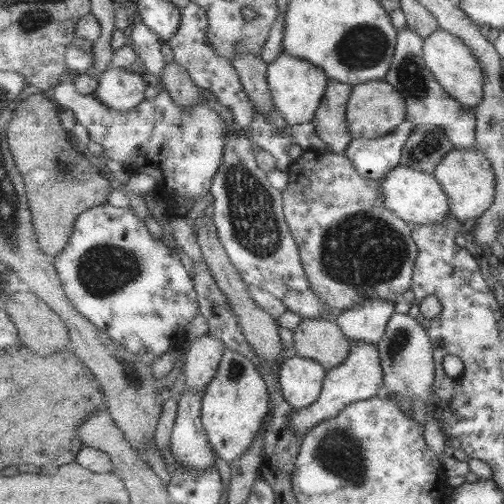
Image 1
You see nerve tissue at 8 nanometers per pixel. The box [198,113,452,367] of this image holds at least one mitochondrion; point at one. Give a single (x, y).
(361, 251)

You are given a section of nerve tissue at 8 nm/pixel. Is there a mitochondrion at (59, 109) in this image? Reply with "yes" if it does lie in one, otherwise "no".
no

